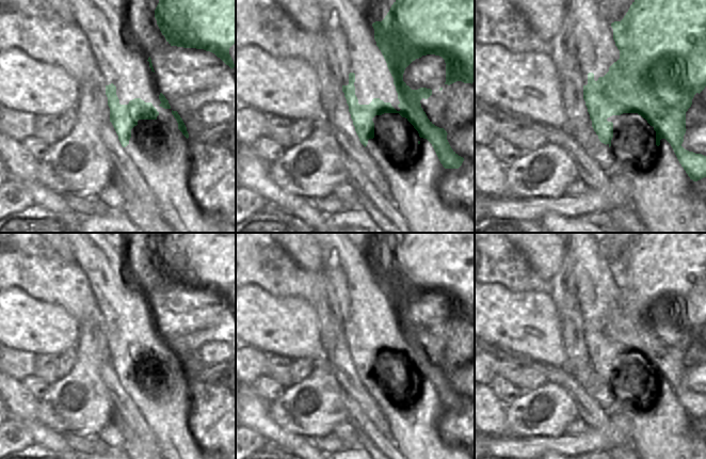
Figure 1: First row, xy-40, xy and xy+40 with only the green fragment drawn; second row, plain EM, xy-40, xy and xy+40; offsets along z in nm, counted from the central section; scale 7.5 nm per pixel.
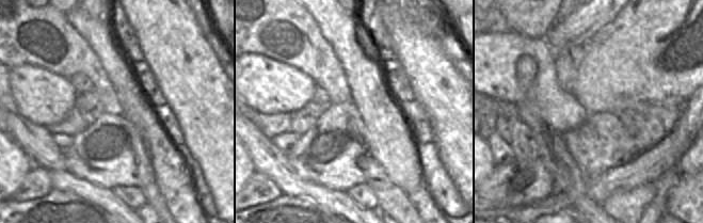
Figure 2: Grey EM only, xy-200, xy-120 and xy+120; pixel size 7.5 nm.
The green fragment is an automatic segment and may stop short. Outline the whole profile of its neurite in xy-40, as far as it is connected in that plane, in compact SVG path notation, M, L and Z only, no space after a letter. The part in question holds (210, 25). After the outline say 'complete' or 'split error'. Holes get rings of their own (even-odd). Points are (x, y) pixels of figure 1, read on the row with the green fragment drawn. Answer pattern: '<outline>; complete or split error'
M159 0L155 18L171 46L204 49L235 67L229 48L236 43L236 0Z; complete

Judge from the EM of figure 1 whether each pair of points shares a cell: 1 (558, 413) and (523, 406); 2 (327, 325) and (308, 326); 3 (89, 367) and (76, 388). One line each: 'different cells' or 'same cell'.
1: same cell
2: different cells
3: same cell

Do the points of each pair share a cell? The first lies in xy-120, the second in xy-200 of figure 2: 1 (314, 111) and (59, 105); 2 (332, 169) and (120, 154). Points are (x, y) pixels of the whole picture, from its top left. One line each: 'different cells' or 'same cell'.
1: different cells
2: same cell

